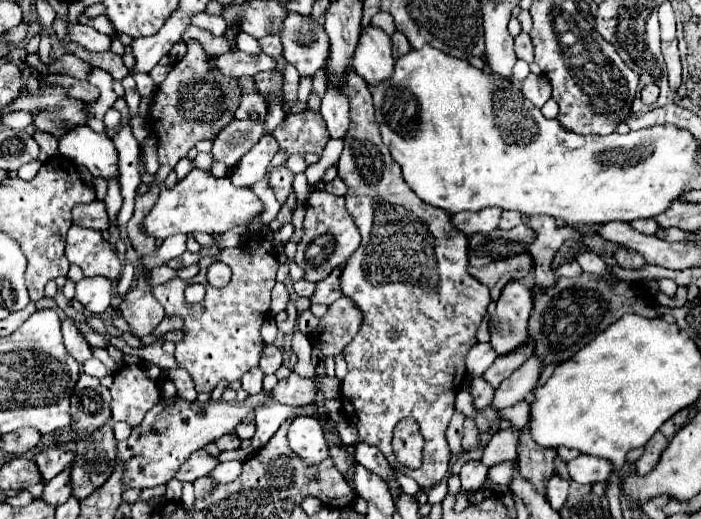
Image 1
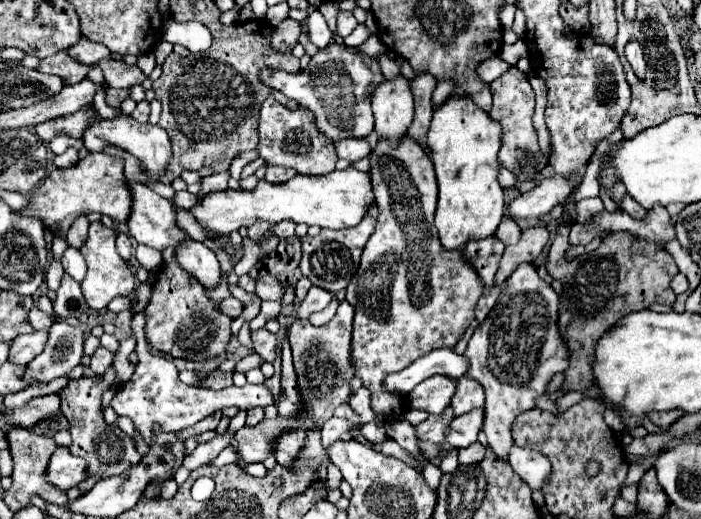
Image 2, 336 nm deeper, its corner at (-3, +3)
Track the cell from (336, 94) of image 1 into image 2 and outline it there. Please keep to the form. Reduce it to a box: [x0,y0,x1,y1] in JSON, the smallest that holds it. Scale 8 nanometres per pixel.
[336,137,372,163]

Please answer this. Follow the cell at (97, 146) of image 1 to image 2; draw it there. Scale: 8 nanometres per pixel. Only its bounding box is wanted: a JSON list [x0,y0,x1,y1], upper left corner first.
[126,179,186,251]

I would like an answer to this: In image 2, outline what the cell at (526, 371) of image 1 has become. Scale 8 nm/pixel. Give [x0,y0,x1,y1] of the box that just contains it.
[446,409,484,449]

